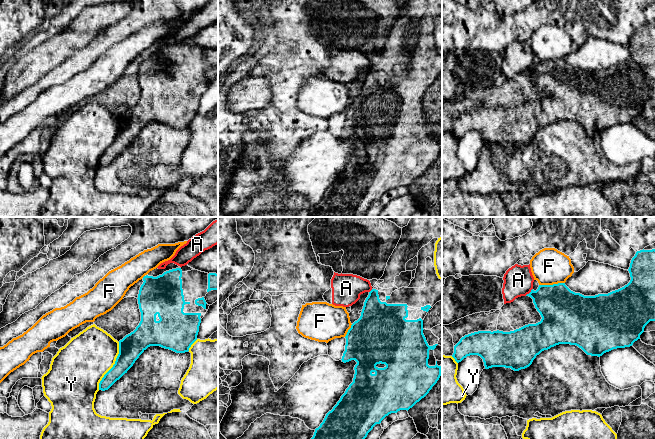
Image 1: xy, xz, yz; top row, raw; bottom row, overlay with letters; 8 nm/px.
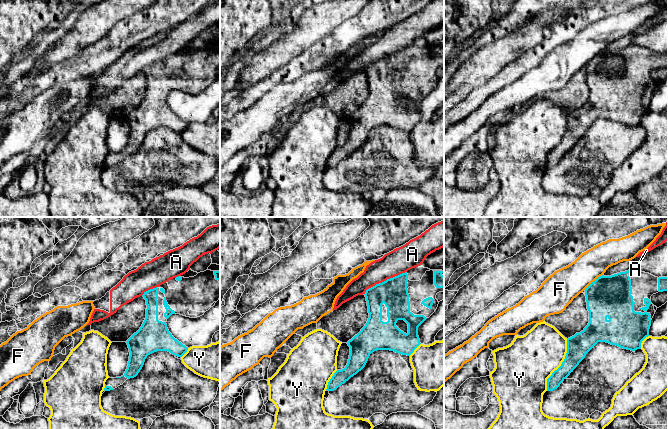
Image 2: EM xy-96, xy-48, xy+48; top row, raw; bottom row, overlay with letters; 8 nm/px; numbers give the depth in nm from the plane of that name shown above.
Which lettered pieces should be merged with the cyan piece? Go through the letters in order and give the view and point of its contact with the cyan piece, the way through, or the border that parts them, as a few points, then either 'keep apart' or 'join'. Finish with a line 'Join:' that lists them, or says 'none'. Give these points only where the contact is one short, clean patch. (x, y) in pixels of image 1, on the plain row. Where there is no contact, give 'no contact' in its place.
A: meets cyan in yz at (530, 68); border along yz (532, 64), (525, 71); keep apart
F: meets cyan in yz at (551, 61); border along yz (564, 58), (539, 61); keep apart
Y: meets cyan in xy at (113, 142); keep apart
Join: none

